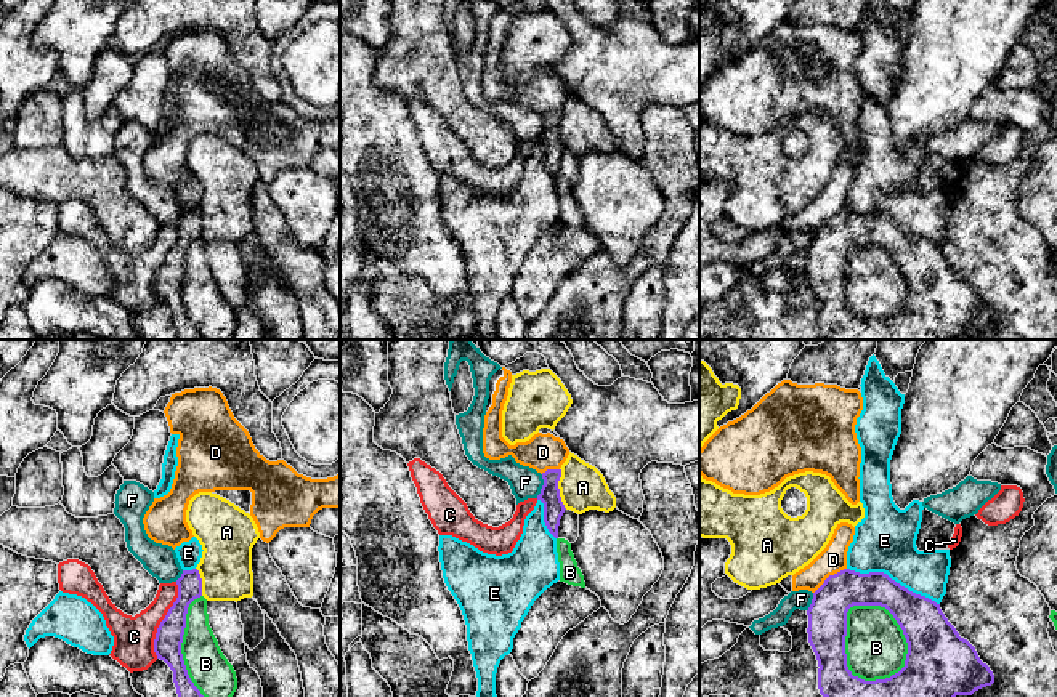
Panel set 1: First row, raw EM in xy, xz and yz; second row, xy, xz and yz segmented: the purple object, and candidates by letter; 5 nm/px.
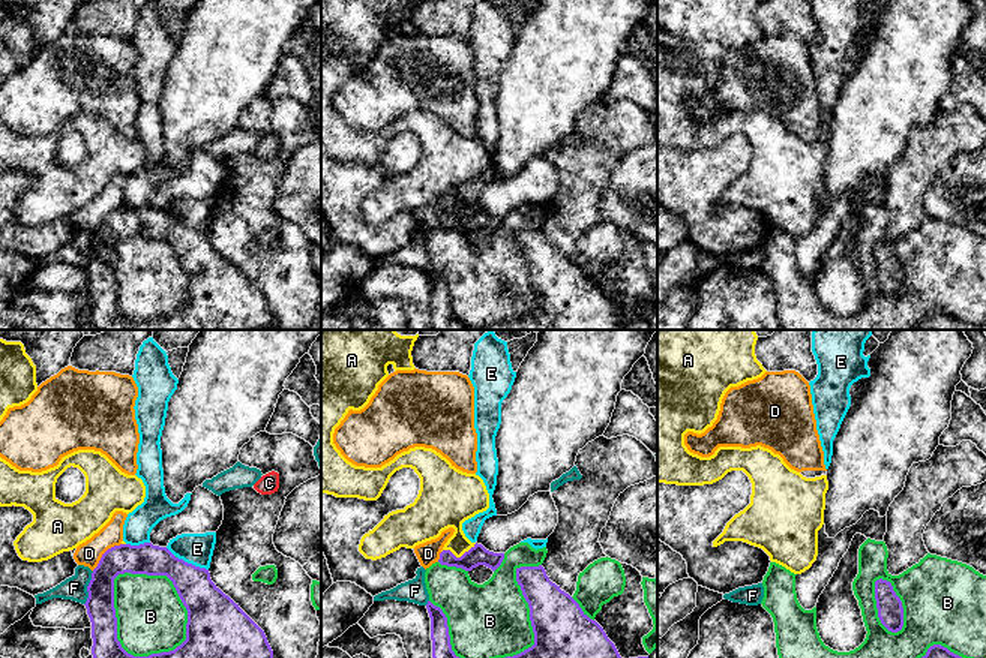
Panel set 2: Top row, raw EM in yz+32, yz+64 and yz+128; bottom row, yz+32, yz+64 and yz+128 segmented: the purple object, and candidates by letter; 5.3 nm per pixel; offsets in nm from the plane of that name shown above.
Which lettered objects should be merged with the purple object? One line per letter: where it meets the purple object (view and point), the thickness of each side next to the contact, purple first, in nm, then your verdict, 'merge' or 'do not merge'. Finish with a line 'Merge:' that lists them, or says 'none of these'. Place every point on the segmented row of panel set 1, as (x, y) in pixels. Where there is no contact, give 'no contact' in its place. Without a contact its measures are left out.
A: contact xz (558, 489); calibres 110 and 240 nm; do not merge
B: contact yz (897, 622); calibres 280 and 300 nm; do not merge
C: contact xy (162, 620); calibres 140 and 200 nm; do not merge
D: contact yz (828, 577); calibres 190 and 140 nm; do not merge
E: contact yz (894, 580); calibres 220 and 300 nm; do not merge
F: contact xz (542, 486); calibres 110 and 160 nm; do not merge
Merge: none of these

